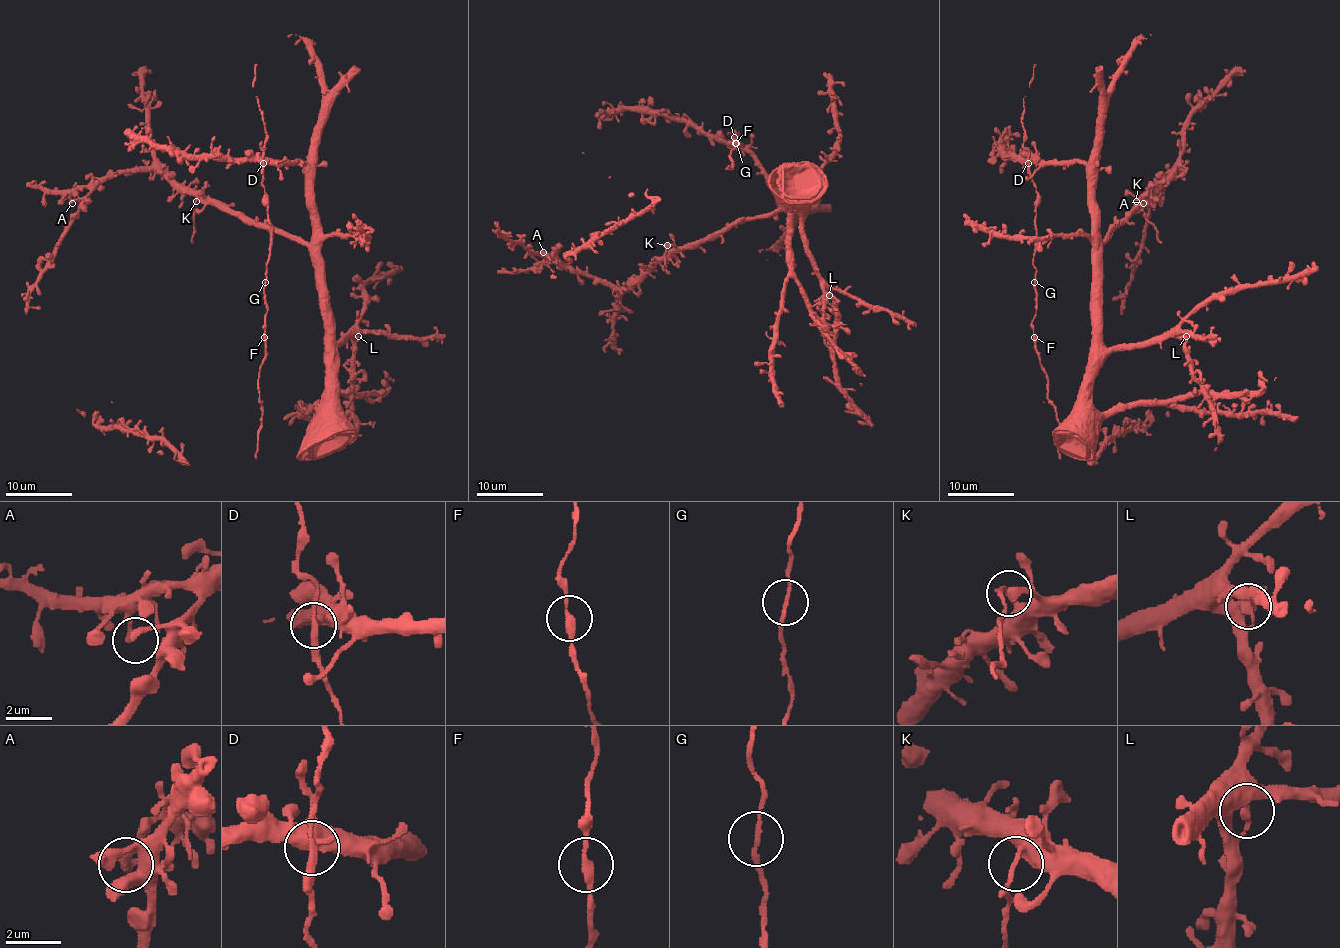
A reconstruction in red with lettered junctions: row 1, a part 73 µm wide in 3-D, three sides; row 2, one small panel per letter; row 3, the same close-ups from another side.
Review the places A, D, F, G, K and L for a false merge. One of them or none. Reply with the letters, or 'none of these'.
K

